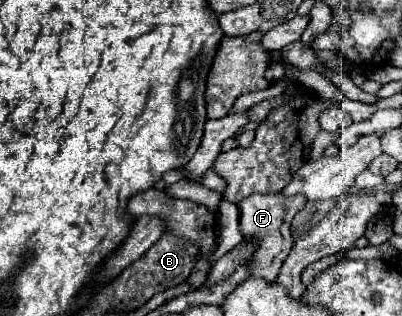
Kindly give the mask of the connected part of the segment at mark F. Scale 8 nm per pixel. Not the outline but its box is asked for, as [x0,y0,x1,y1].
[238,192,304,282]

